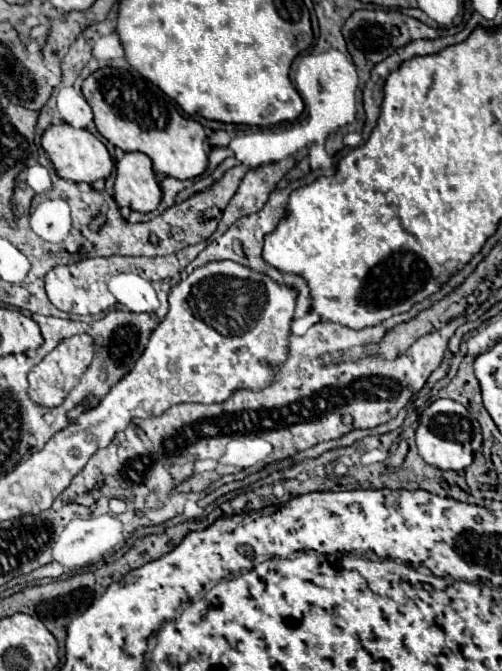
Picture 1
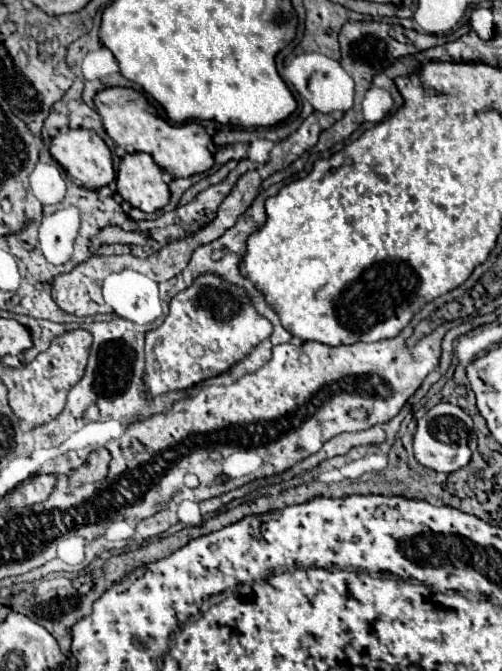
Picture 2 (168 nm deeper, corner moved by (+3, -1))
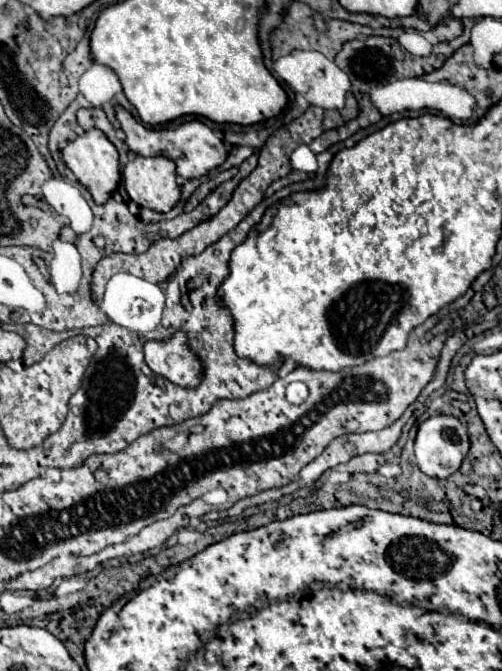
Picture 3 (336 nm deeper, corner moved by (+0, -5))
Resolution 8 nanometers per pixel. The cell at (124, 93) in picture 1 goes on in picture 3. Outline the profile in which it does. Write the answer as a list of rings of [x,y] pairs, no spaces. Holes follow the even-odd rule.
[[[116,105],[116,119],[120,123],[120,129],[124,131],[126,135],[126,145],[130,147],[130,151],[134,151],[136,155],[142,155],[142,157],[166,157],[170,161],[176,163],[176,173],[184,179],[194,179],[194,177],[204,177],[208,175],[212,169],[216,169],[218,165],[224,163],[226,159],[226,149],[224,149],[224,143],[222,139],[218,139],[214,135],[212,129],[208,129],[204,123],[200,121],[188,121],[184,125],[178,125],[174,129],[168,129],[168,127],[162,127],[162,129],[156,129],[156,127],[144,127],[142,123],[138,123],[124,107]]]

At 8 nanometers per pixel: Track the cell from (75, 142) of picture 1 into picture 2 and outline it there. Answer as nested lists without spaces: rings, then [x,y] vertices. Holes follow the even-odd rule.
[[[69,129],[65,133],[59,133],[51,141],[51,155],[67,171],[67,175],[73,177],[85,189],[99,189],[103,185],[109,185],[115,179],[111,151],[109,151],[105,141],[95,131],[89,131],[89,129]]]

